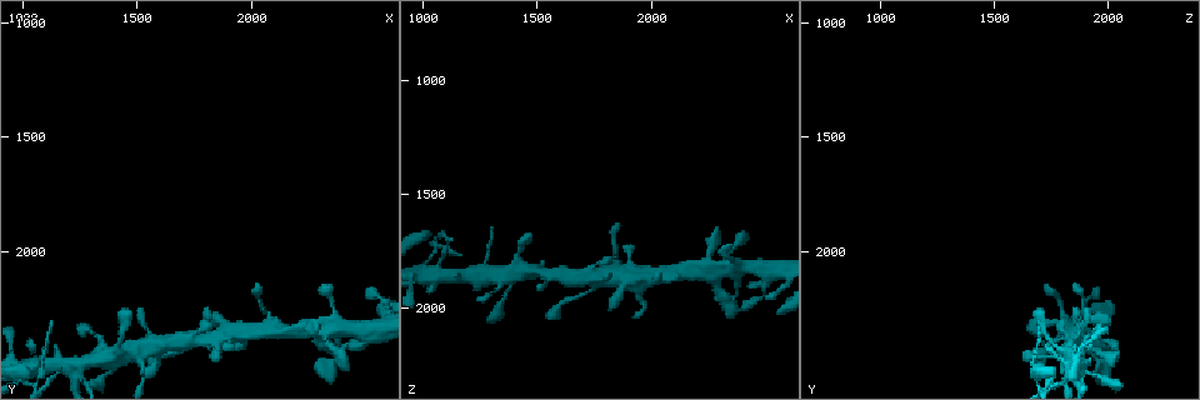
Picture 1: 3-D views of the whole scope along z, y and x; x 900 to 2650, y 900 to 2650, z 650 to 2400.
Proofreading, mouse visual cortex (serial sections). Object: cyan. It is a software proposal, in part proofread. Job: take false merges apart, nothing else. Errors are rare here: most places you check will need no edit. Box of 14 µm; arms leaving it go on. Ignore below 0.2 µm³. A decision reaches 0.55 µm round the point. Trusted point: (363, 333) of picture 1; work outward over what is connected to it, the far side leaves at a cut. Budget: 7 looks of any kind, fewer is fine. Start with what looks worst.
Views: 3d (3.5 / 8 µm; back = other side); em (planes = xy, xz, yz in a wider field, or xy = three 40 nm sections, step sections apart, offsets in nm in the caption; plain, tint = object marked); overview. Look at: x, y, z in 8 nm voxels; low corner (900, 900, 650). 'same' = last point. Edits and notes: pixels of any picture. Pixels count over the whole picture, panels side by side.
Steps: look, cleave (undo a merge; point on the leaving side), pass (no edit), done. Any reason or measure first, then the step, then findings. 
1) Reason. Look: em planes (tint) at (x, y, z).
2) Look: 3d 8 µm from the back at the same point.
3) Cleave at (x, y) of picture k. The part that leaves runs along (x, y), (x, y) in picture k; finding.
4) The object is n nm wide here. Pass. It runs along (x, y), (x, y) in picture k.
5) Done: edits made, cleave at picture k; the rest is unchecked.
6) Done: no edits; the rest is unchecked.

Three arms meet. Look: 3d 3.5 µm at (2380, 2350, 1850).

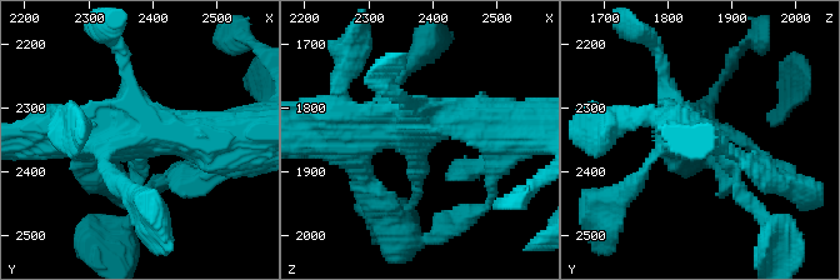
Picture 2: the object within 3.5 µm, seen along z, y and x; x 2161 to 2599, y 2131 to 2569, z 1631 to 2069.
Look: em xy step 3 (tint) at the same point.

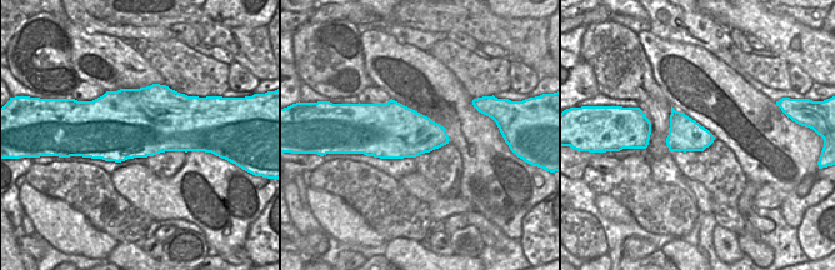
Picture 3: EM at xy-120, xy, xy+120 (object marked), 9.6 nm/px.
Cut it another way. Look: em xy step 5 (tint) at the same point.

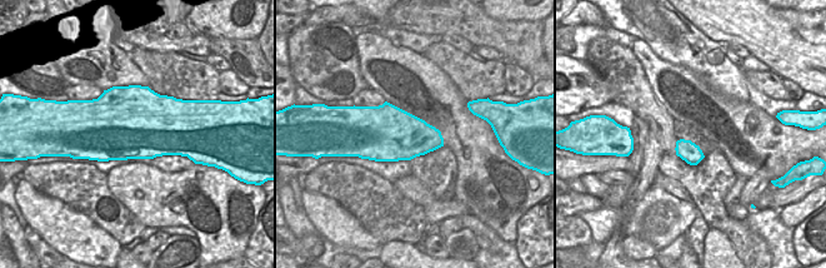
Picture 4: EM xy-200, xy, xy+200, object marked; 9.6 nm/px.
The object is 550 nm wide here. Pass. It runs along (441, 119), (400, 129), (315, 131) in picture 2; continuous, no second cell.

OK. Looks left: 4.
Looks like a crossing. Look: 3d 8 µm at (1250, 2530, 1840).

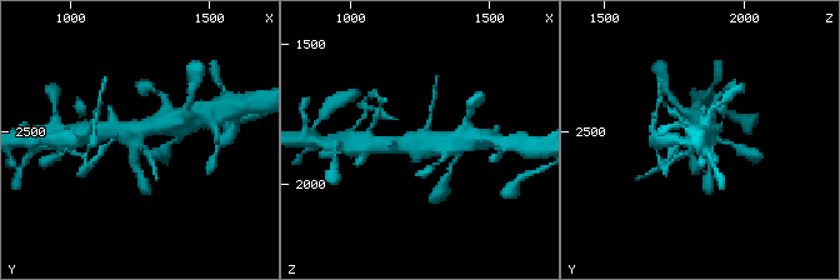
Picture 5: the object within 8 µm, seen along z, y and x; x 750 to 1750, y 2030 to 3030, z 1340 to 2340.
Look: 3d 3.5 µm at (1260, 2520, 1830).

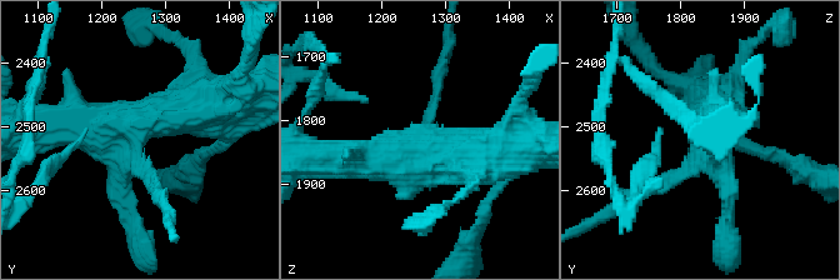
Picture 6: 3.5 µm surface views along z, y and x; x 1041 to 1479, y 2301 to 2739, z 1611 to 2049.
Look: em xy step 3 (tint) at (1255, 2525, 1840).

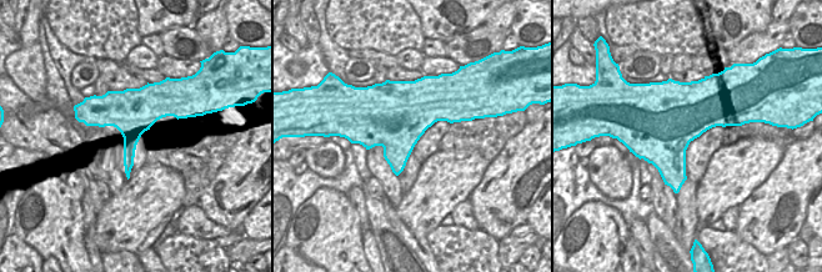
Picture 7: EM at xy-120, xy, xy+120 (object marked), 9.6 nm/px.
Pass. It runs along (195, 103), (138, 123), (34, 126) in picture 6; all the same cell.

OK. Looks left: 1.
Done: no edits; the rest is unchecked.

